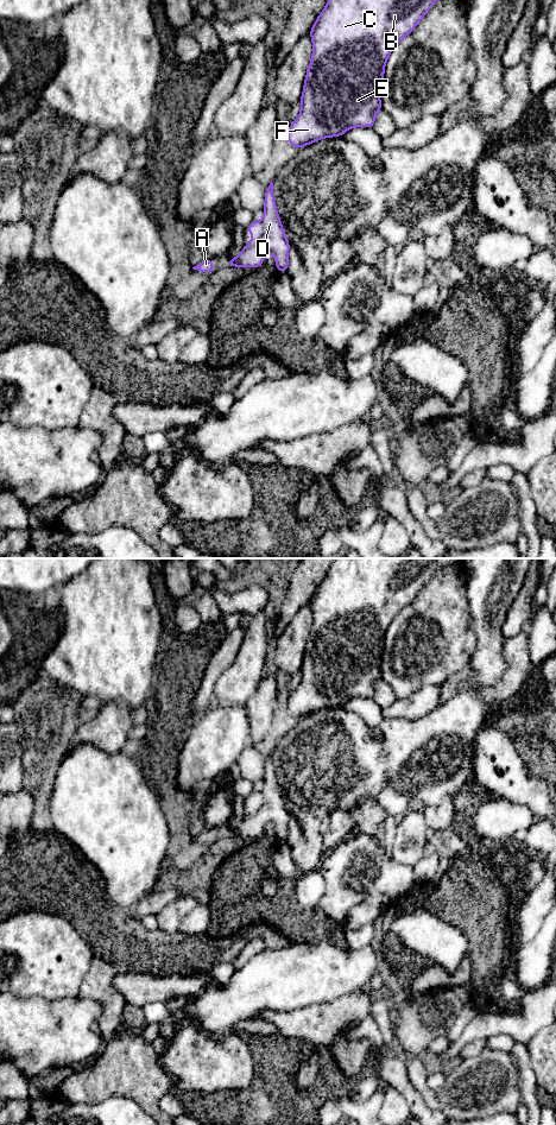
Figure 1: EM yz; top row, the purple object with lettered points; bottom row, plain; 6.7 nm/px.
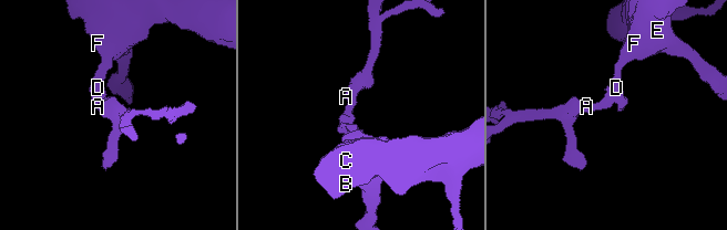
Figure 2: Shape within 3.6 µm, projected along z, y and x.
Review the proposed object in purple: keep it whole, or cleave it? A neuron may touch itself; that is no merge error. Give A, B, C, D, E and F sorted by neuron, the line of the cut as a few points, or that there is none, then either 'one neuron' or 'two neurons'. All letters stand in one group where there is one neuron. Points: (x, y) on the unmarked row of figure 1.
A B C D E F; no cut; one neuron

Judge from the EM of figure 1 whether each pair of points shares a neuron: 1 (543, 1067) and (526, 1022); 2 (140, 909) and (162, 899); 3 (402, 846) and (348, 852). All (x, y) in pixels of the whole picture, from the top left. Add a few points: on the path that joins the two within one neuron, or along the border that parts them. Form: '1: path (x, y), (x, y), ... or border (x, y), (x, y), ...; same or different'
1: border (543, 1026), (525, 1044); different
2: path (145, 907), (157, 901); same
3: border (390, 859), (412, 866); different

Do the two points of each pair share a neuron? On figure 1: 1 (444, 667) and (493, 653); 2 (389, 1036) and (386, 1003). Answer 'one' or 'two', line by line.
1: two
2: one

